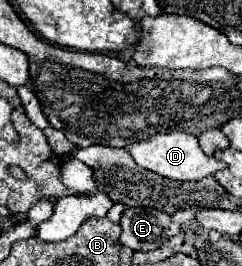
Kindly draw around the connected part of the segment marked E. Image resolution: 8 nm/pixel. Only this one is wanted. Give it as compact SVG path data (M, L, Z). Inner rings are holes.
M126 208L120 220L120 242L132 250L156 250L182 228L156 208Z

